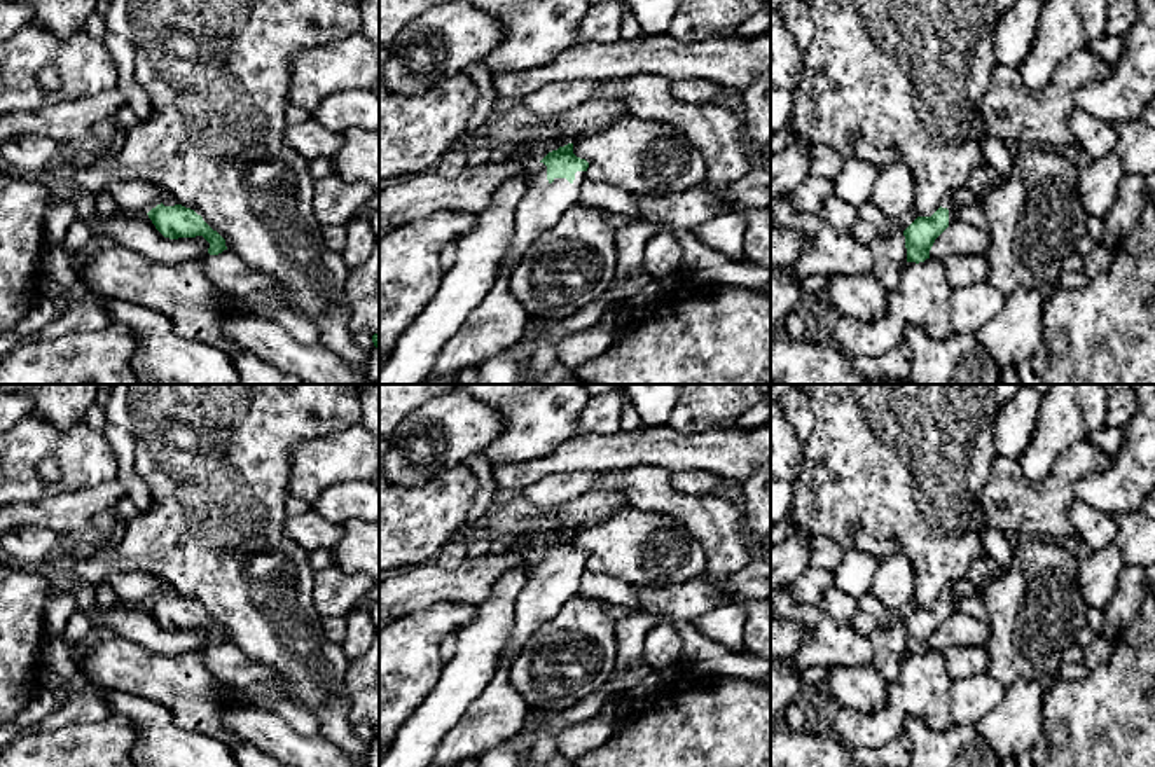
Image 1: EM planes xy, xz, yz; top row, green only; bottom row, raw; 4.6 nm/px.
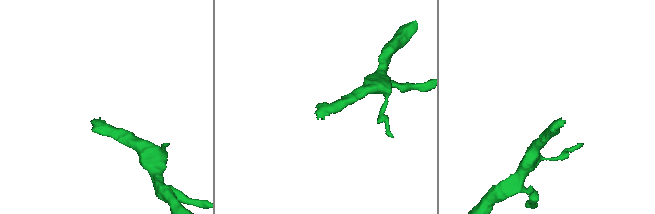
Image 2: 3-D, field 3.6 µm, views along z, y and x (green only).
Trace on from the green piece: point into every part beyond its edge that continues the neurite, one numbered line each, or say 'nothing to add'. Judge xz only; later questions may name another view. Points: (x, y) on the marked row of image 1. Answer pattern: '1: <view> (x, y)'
1: xz (542, 207)

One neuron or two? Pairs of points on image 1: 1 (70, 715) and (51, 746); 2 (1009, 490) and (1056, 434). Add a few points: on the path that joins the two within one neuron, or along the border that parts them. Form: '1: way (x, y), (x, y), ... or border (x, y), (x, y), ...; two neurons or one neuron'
1: border (103, 718), (67, 724), (51, 731), (32, 731); two neurons
2: border (1061, 453), (1040, 481), (1031, 481), (1016, 460); two neurons

